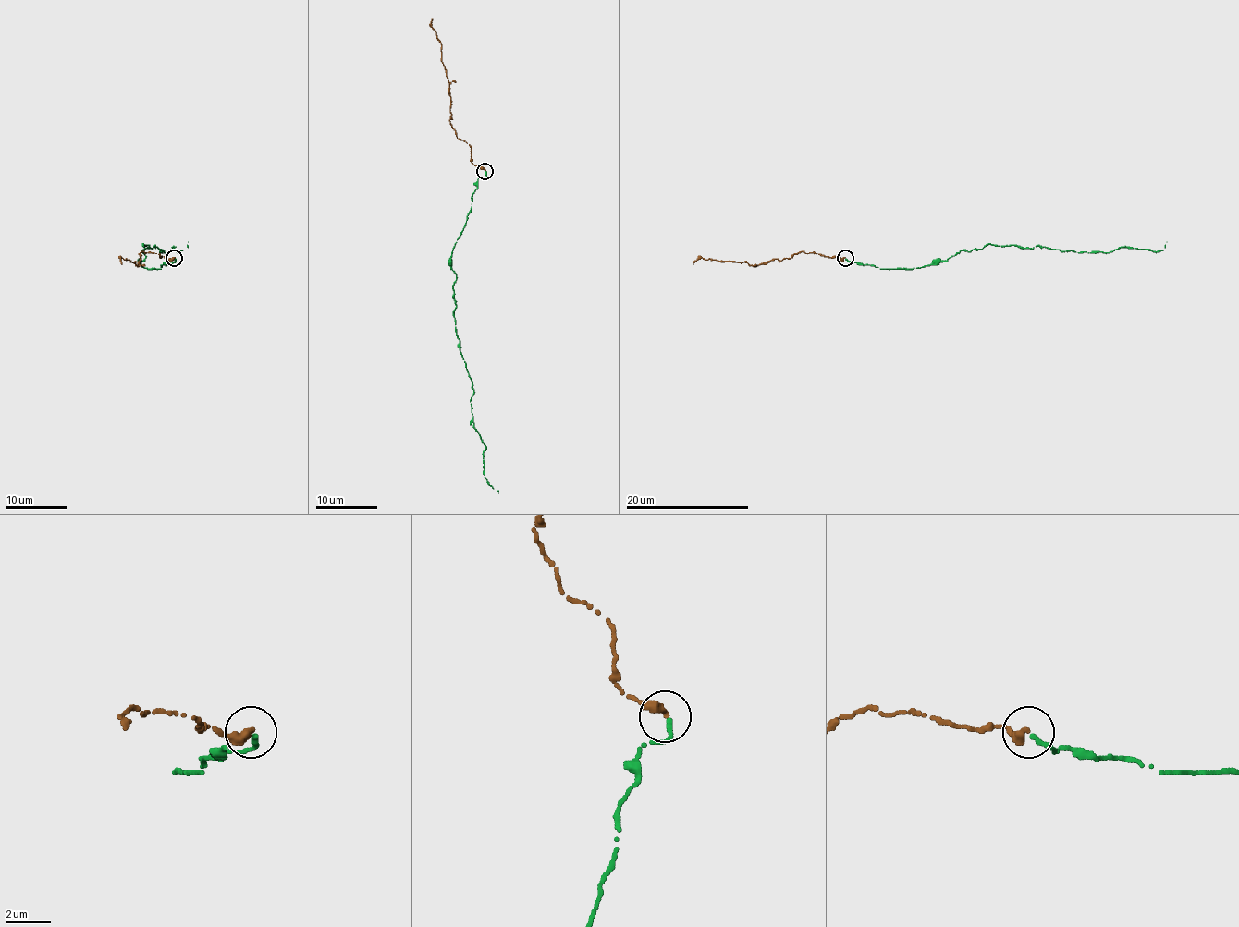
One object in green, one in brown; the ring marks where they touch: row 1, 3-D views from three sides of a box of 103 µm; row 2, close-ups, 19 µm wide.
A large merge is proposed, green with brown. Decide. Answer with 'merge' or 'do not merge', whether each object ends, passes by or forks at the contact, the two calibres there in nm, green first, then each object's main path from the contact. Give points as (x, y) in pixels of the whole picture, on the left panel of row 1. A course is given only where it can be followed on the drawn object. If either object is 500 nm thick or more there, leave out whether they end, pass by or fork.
merge | green ends | brown ends | 240/320 nm | green via (174, 259), (160, 268), (141, 265), (143, 244), (165, 253), (174, 247), (180, 251), (188, 242) | brown via (174, 258), (165, 259), (141, 251), (139, 265), (122, 258), (122, 263)

